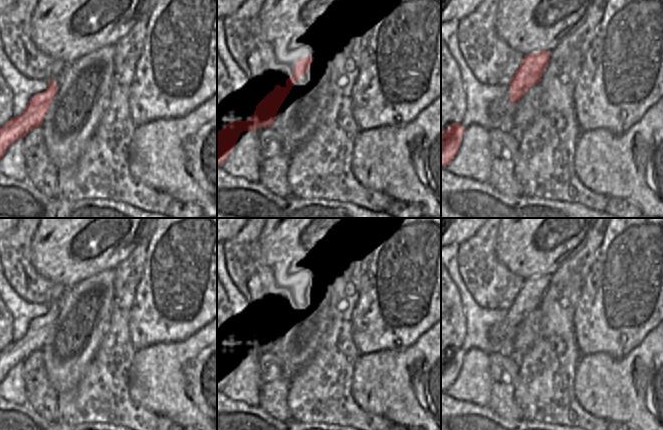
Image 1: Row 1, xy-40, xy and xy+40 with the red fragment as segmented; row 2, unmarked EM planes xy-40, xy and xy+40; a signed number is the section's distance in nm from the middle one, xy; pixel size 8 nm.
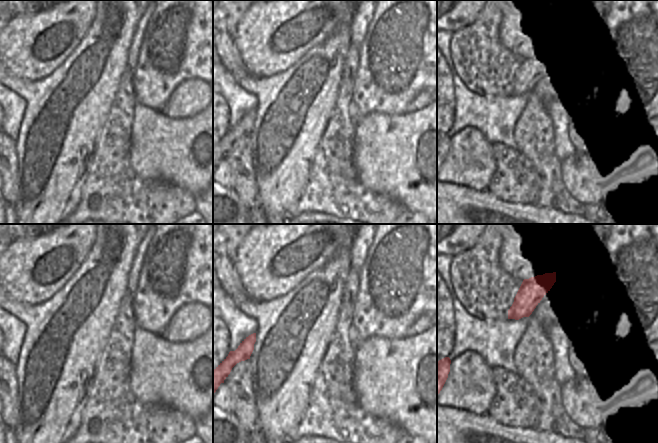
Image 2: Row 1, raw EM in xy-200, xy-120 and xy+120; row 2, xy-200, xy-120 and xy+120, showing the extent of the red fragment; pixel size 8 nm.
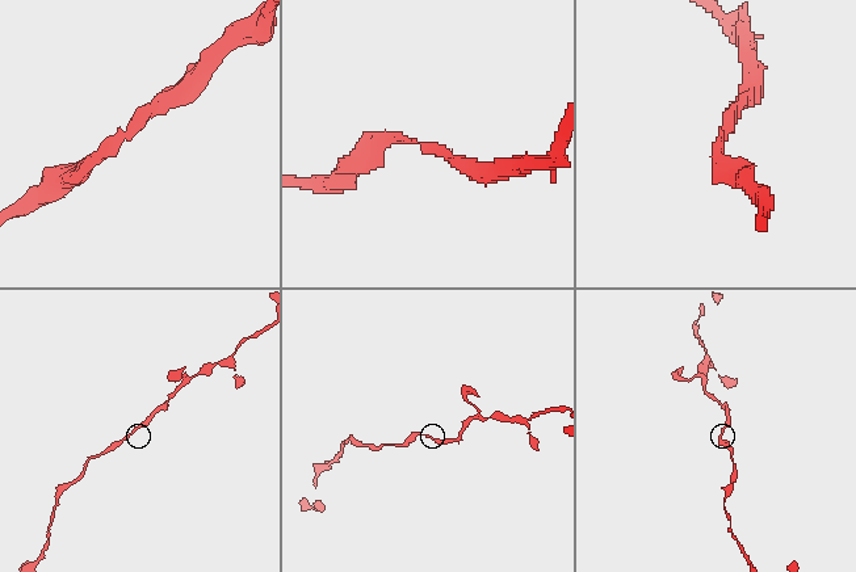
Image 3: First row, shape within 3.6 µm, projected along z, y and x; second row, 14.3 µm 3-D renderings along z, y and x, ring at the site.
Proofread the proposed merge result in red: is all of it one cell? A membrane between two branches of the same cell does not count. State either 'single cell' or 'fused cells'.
single cell

